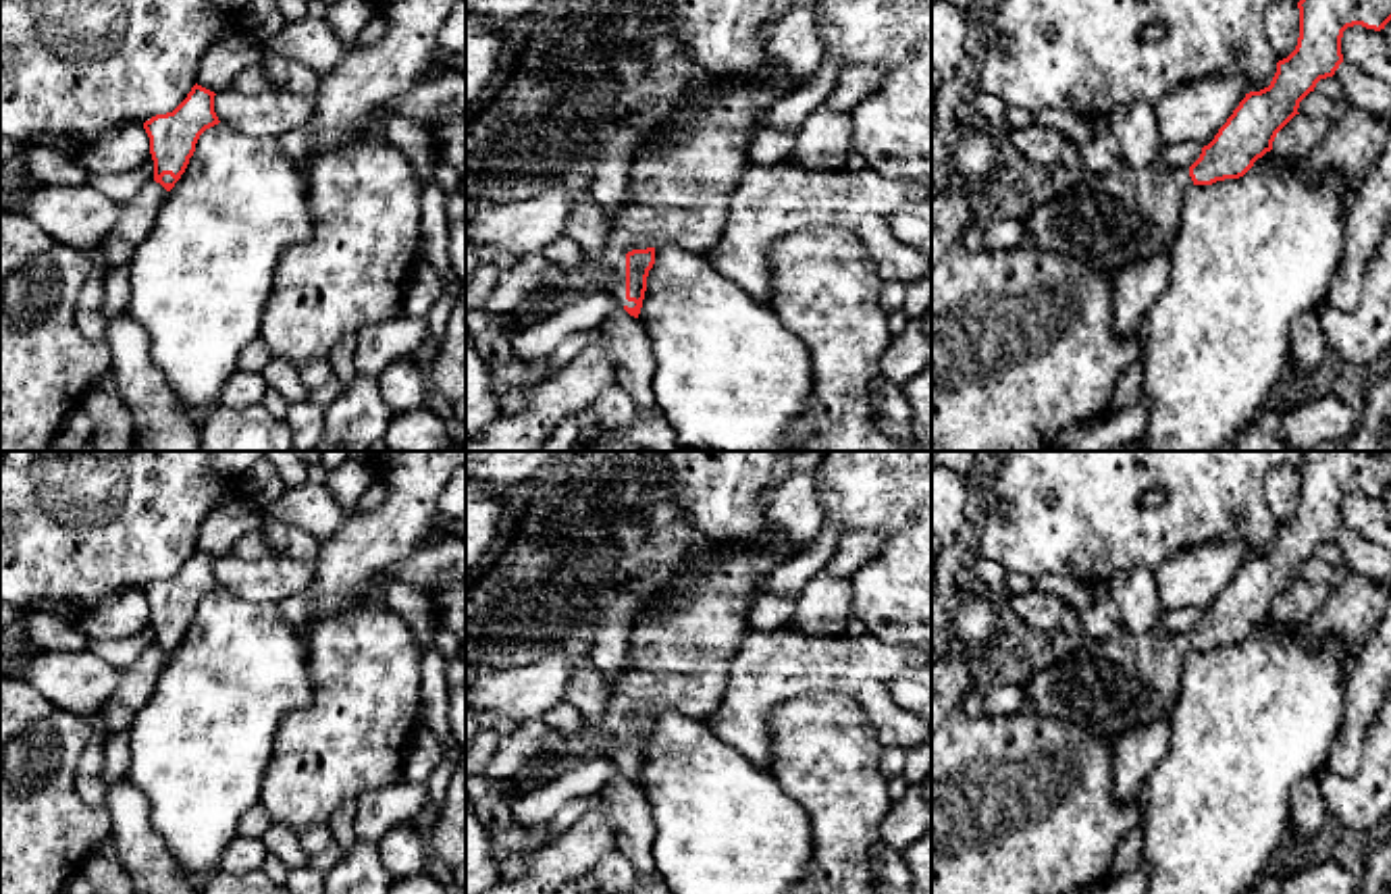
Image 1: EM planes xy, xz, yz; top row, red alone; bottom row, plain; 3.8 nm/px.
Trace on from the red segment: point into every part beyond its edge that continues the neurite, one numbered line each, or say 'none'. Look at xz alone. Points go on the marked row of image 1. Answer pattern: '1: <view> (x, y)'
1: xz (678, 190)

